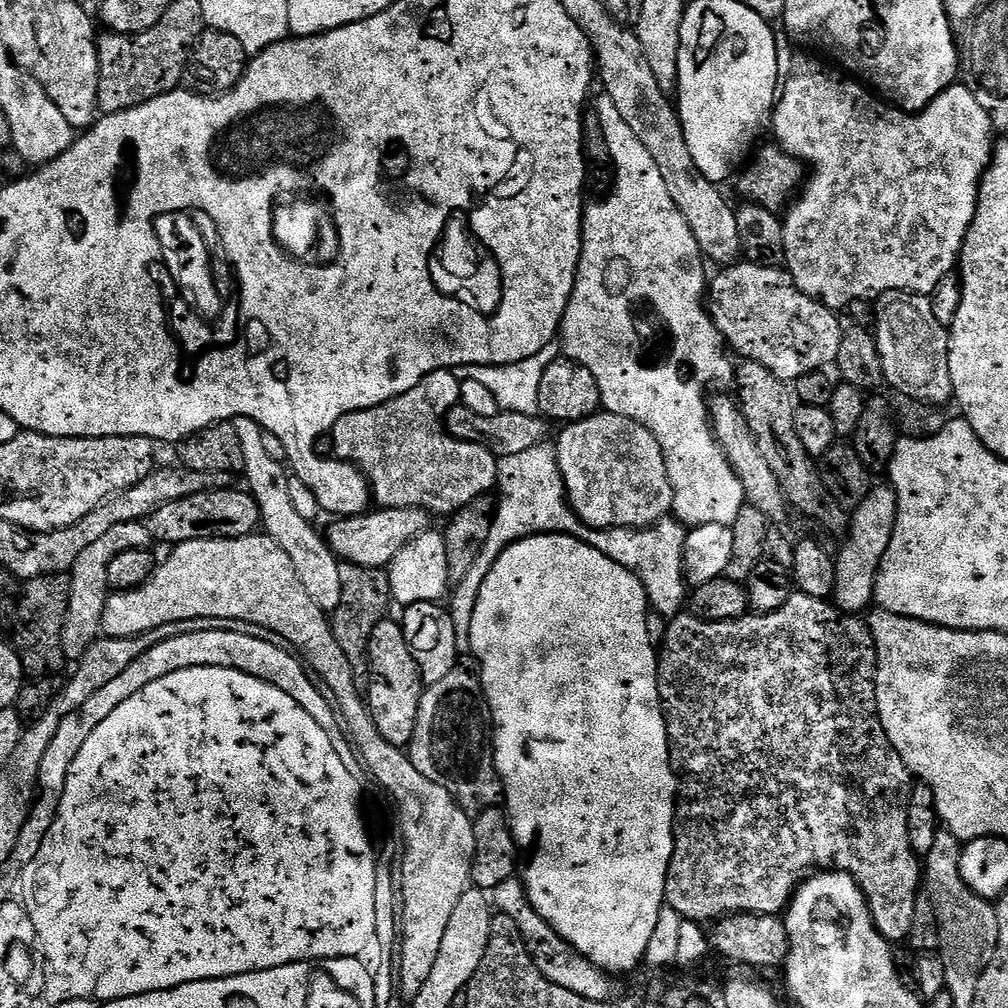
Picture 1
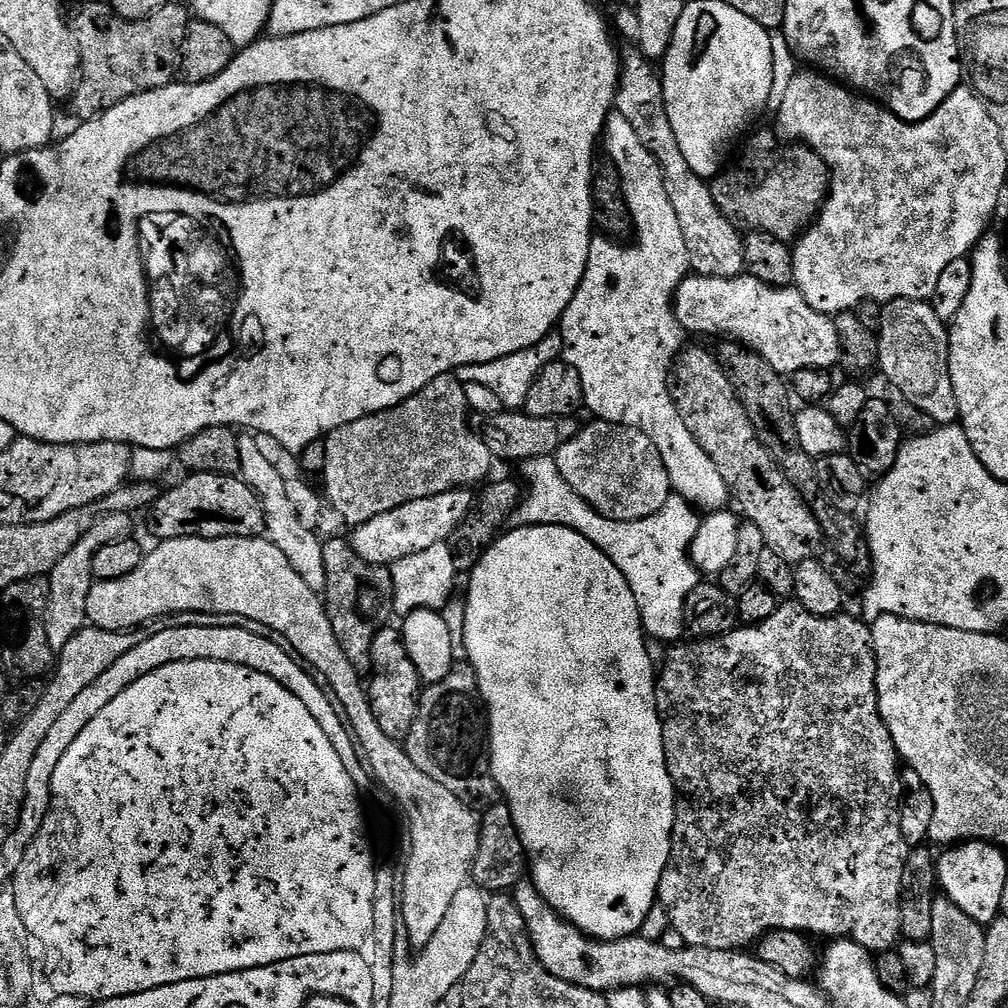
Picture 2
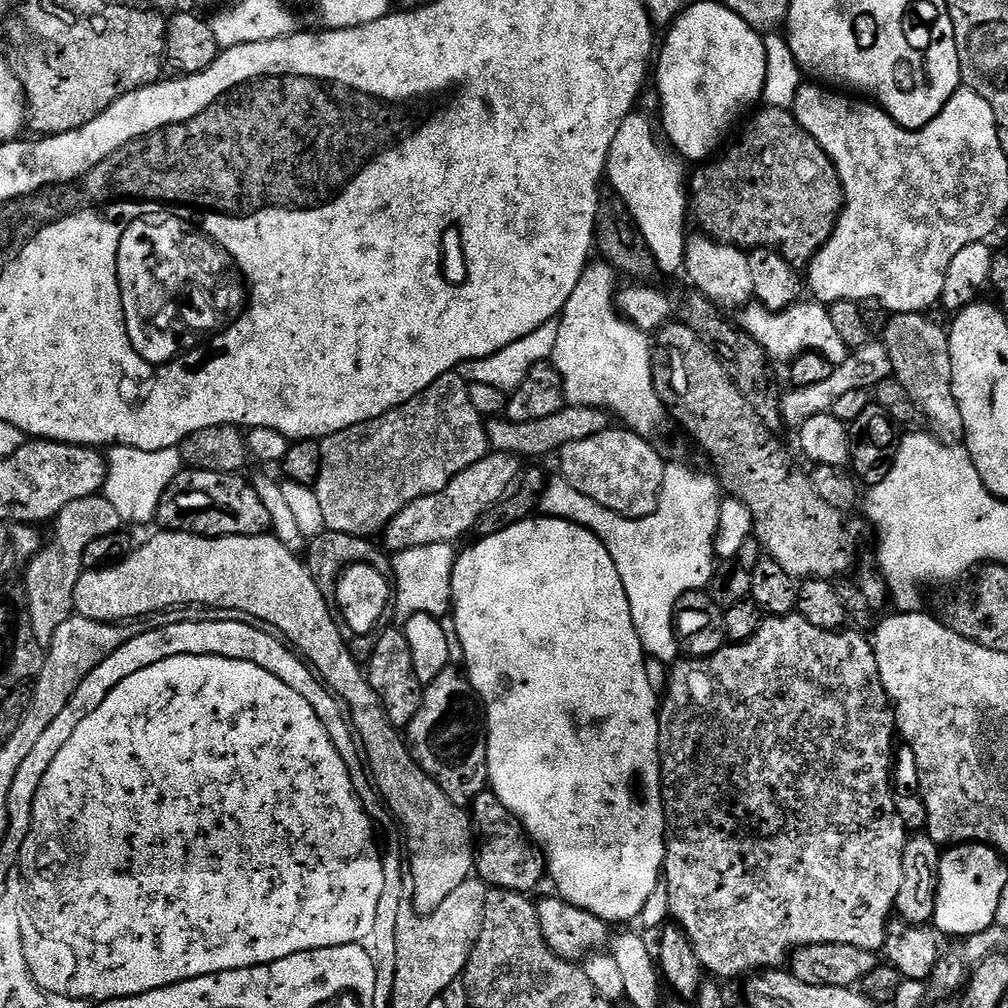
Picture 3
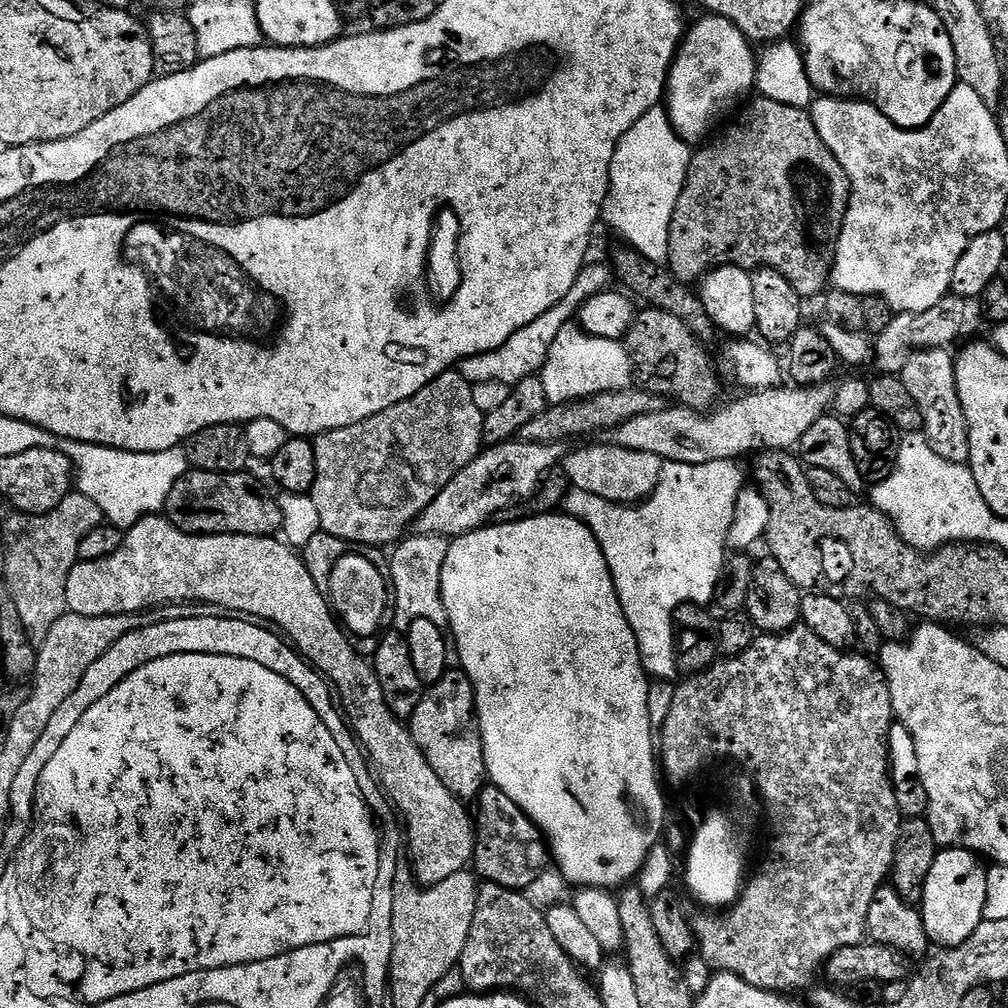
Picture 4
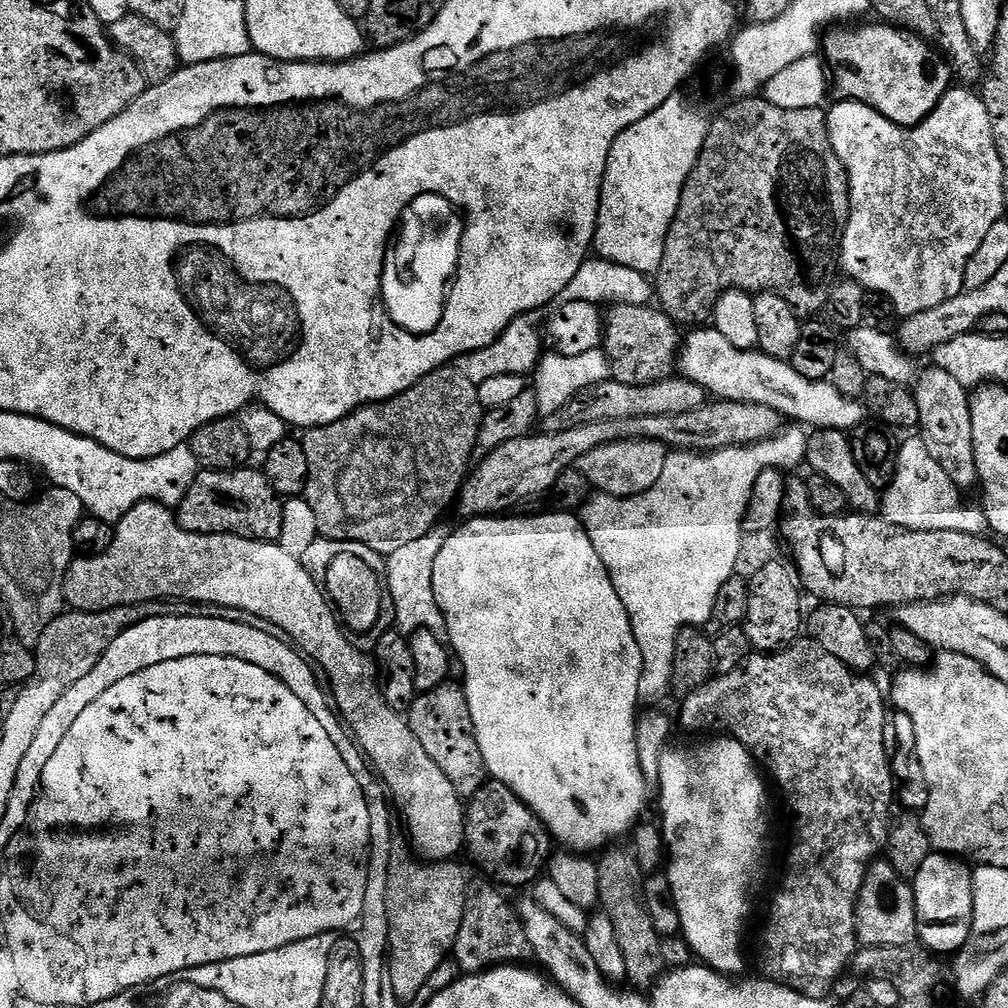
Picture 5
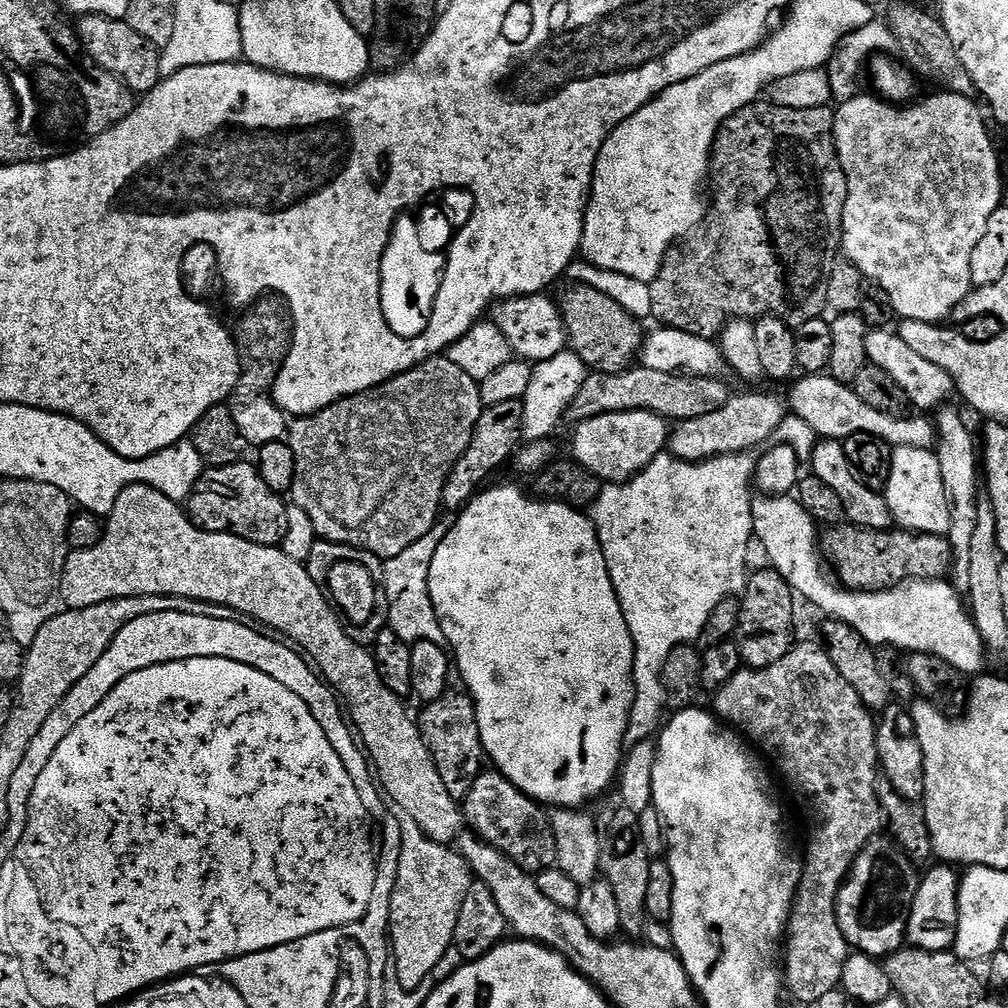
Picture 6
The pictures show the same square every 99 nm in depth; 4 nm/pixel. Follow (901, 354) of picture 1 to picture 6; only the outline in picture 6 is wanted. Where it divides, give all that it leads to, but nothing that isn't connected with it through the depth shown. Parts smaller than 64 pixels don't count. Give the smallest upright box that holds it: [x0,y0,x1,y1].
[935,406,982,577]

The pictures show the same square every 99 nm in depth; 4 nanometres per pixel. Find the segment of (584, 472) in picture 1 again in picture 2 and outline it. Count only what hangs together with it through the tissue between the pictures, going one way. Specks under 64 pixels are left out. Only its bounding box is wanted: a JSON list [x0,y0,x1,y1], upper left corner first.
[554,418,673,522]

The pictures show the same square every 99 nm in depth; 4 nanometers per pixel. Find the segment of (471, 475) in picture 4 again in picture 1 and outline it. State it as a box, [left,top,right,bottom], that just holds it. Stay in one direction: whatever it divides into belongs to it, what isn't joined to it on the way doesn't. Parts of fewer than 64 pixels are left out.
[326,508,429,569]

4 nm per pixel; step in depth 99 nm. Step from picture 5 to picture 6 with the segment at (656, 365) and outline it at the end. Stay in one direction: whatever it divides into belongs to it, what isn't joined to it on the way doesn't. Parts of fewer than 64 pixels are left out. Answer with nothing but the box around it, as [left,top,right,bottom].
[558,282,646,372]

